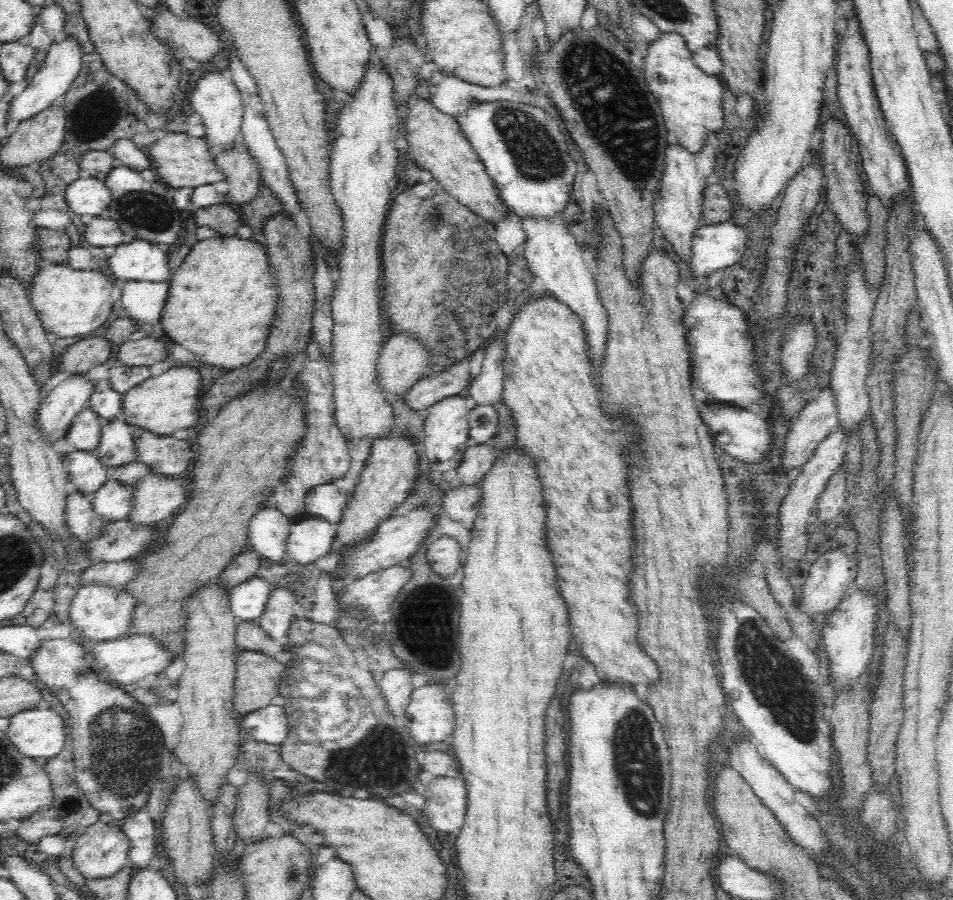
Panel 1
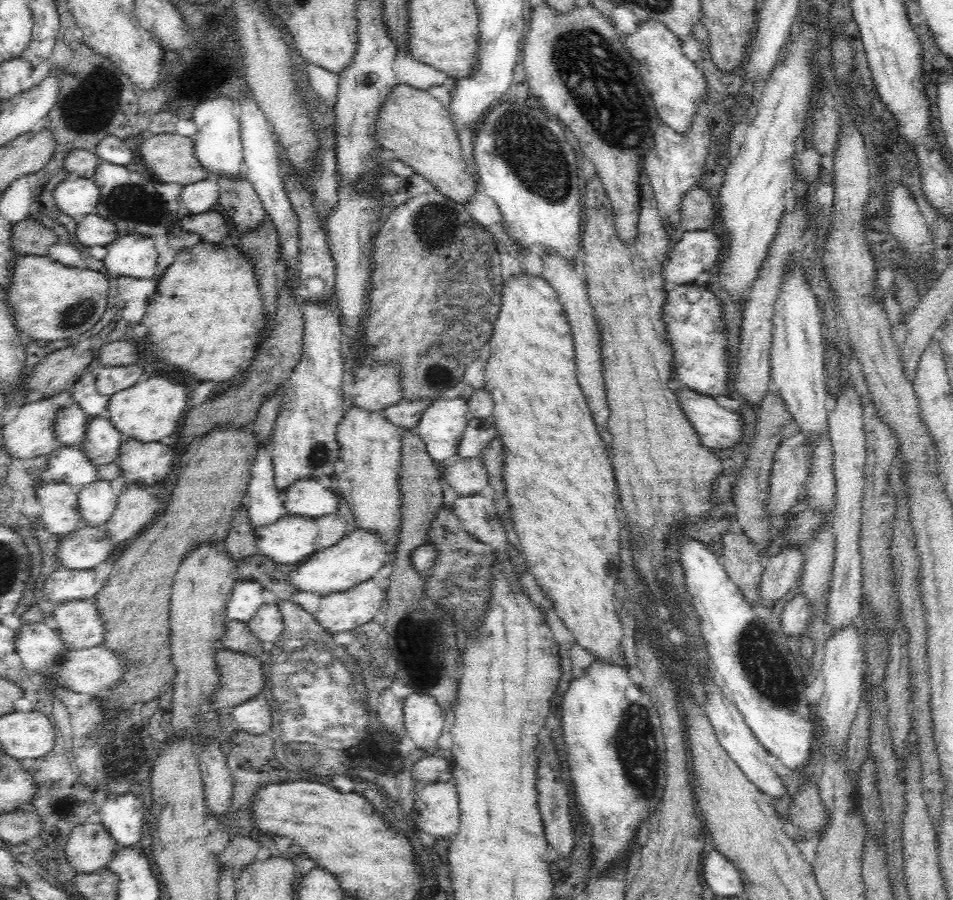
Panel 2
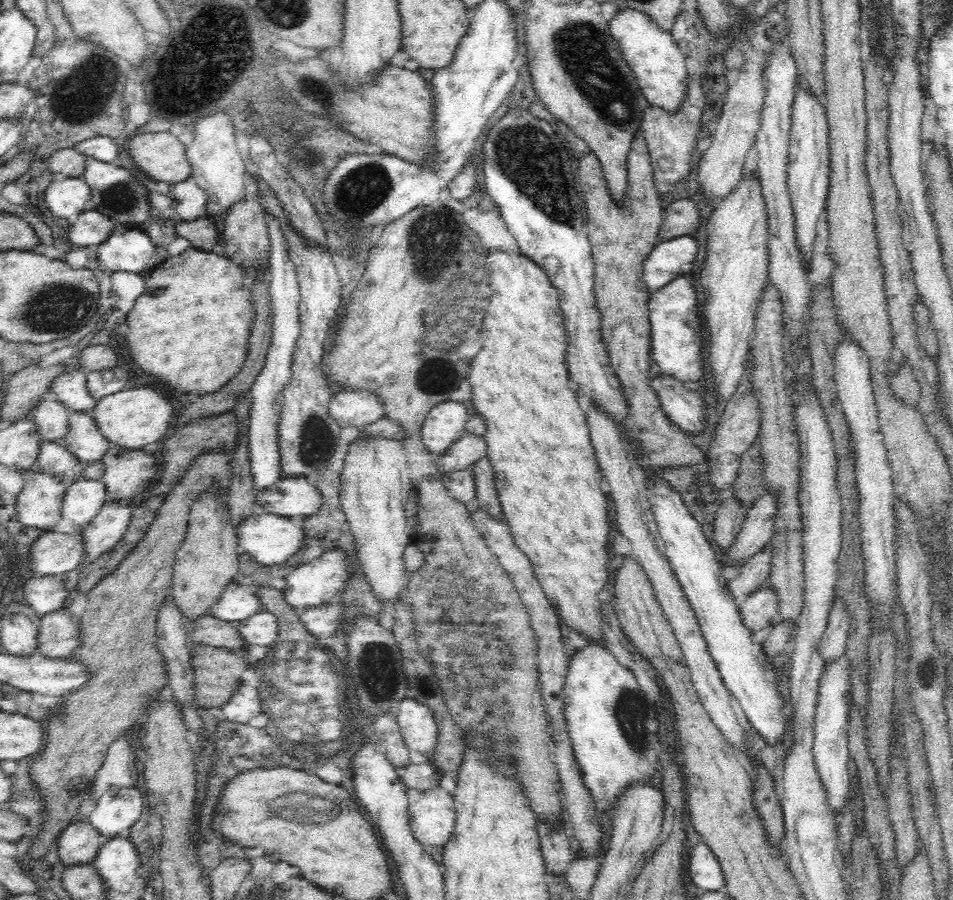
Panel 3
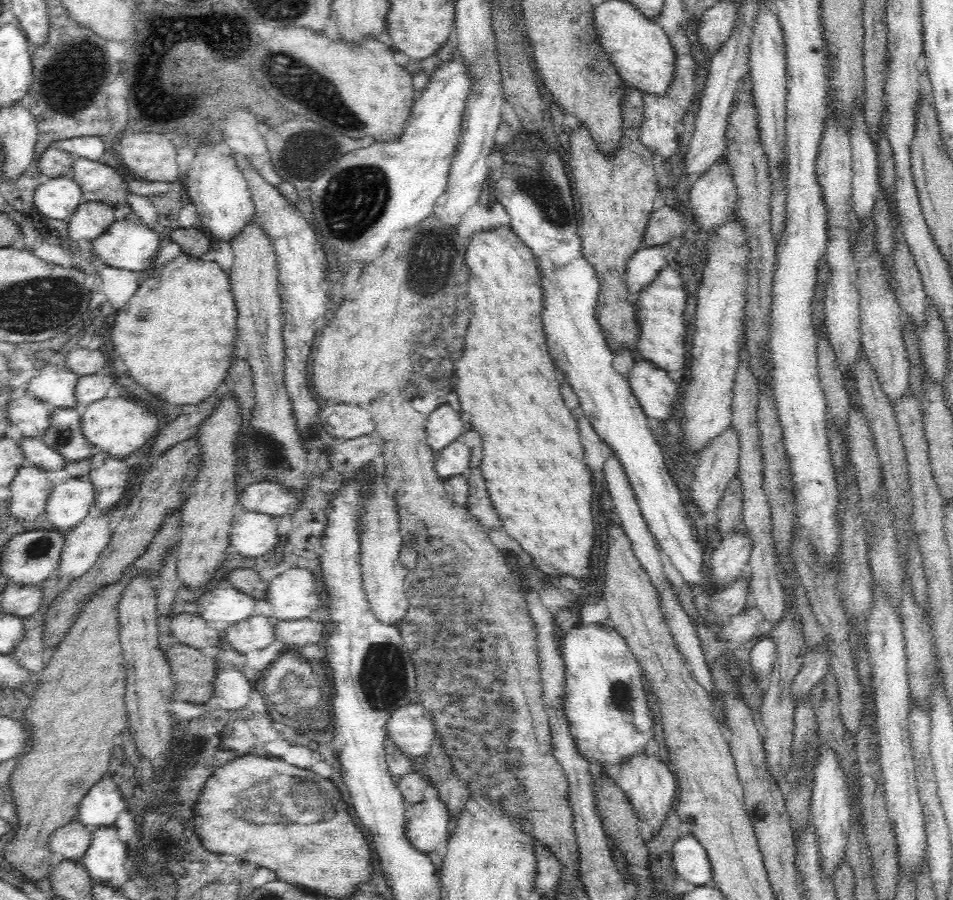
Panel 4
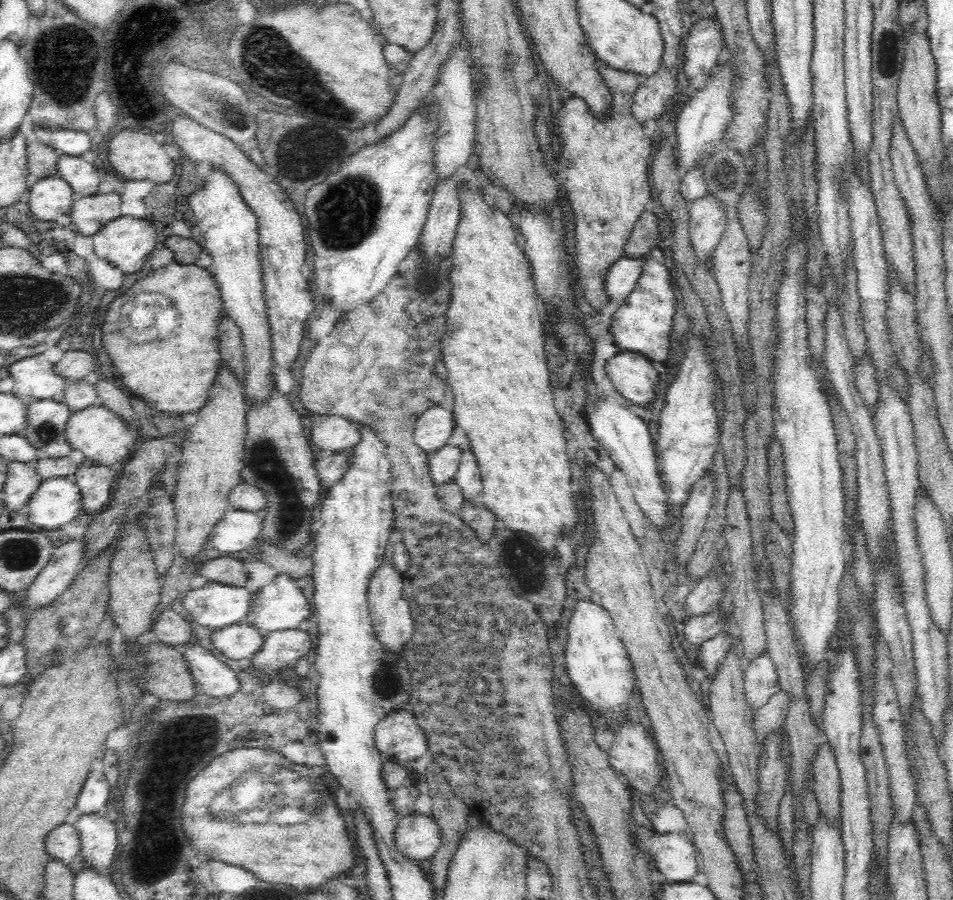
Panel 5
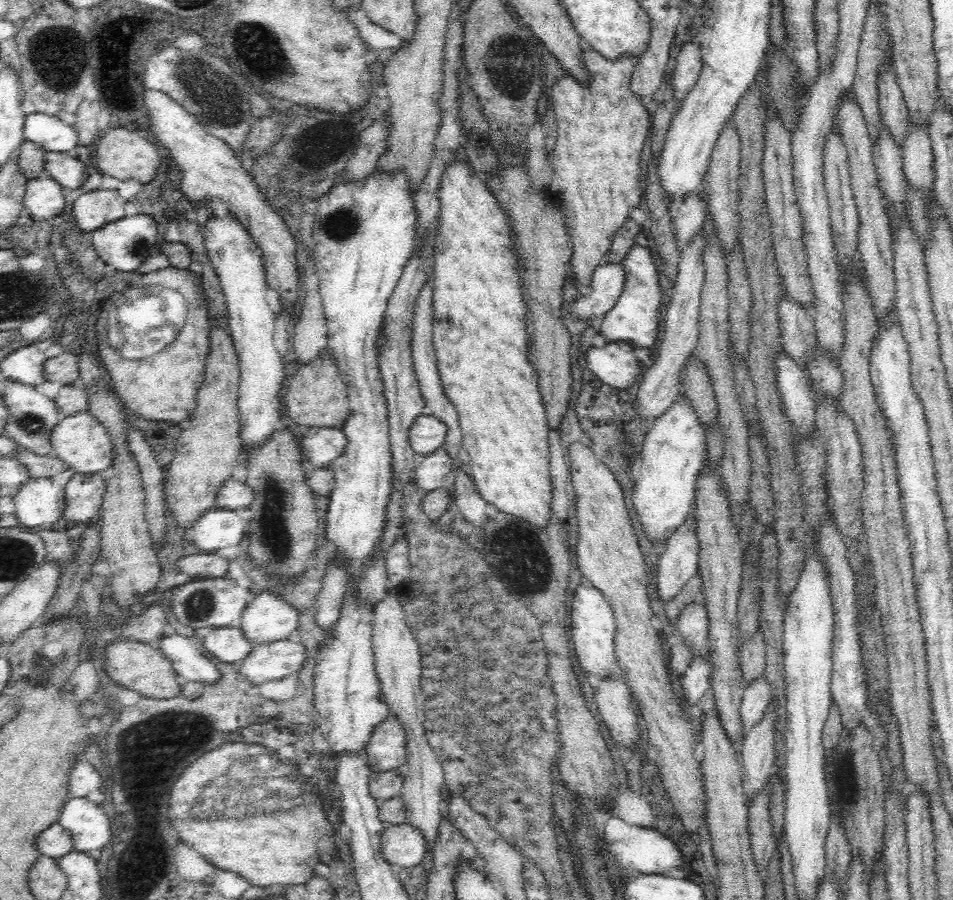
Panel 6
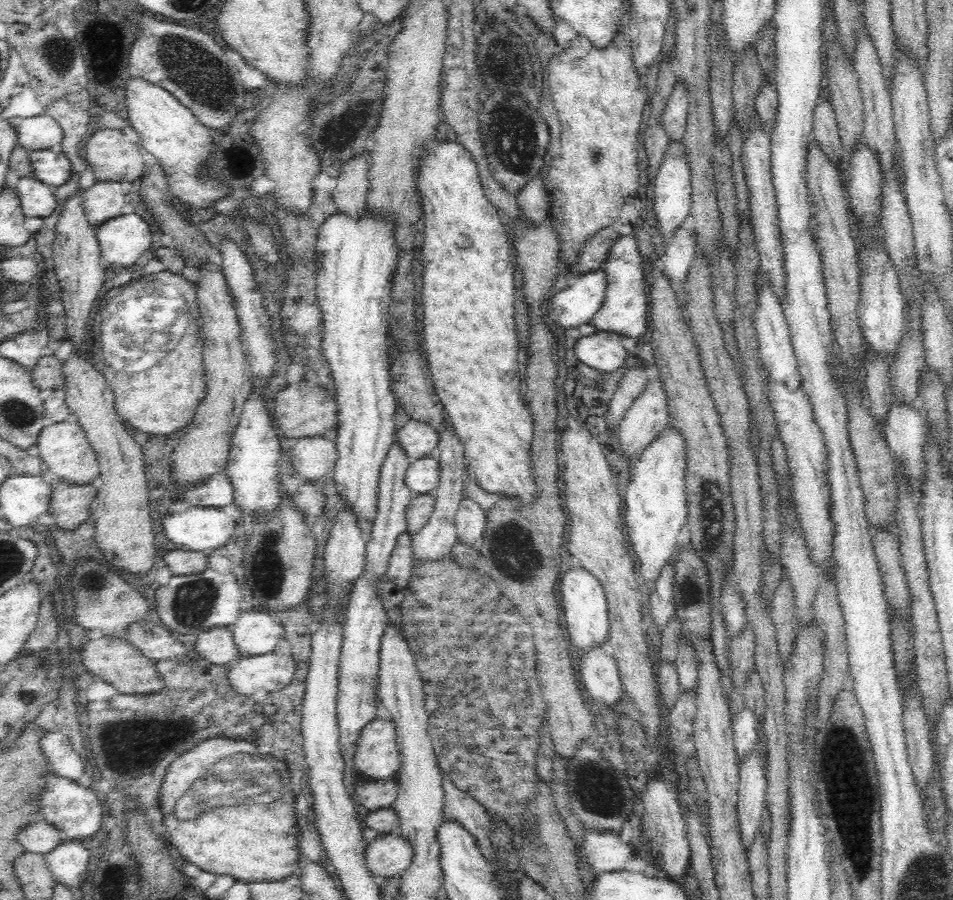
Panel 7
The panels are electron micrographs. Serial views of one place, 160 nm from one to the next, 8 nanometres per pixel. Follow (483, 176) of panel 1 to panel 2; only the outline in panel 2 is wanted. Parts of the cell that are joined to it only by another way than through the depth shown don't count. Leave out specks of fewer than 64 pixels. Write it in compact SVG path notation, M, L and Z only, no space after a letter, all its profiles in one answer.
M399 83L390 88L376 114L374 137L382 151L392 152L394 158L401 160L415 173L431 182L437 192L445 197L464 203L474 194L474 181L464 167L459 136L452 124L450 113L428 90Z

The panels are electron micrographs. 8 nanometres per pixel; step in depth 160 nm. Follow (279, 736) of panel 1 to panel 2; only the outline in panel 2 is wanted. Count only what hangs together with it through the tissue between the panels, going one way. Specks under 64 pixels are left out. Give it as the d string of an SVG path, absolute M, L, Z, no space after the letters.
M262 690L251 700L232 708L228 714L233 730L252 734L271 733L272 711Z

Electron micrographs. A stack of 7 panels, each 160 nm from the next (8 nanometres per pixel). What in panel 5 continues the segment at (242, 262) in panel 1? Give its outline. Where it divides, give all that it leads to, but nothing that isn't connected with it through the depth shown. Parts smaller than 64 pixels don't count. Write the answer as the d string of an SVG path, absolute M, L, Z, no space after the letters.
M170 235L165 247L172 251L175 262L144 272L144 280L108 306L102 344L108 352L108 371L121 379L129 394L136 394L156 412L182 416L196 413L206 404L208 390L222 364L218 320L223 308L212 271L194 264L202 251L198 243Z

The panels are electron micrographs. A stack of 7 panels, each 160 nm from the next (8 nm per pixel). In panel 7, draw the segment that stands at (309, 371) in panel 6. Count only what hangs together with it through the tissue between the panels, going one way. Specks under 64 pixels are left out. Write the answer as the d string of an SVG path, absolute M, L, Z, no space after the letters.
M302 378L295 385L283 388L276 396L271 418L278 434L286 440L323 437L329 430L337 428L337 403L324 393L320 385Z

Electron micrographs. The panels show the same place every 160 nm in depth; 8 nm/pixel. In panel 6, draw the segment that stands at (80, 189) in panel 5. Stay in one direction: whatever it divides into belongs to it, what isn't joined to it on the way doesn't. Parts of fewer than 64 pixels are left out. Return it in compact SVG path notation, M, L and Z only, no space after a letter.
M45 152L43 159L43 172L48 173L64 191L74 190L84 182L86 169L76 157L60 152Z

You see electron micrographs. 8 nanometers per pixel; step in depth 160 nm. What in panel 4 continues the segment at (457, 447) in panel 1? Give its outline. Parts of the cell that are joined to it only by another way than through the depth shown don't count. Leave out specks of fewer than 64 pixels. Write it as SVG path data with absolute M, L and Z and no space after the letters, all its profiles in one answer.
M440 405L426 420L426 445L438 452L461 439L464 420L463 415L450 405Z

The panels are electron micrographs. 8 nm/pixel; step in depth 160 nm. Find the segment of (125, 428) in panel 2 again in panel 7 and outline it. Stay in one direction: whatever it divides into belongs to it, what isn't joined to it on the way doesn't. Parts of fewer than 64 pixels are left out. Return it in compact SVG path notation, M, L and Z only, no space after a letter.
M70 416L65 422L49 425L40 432L36 444L45 471L50 471L69 486L92 484L99 477L98 462L88 443L85 433L80 429L77 419Z

